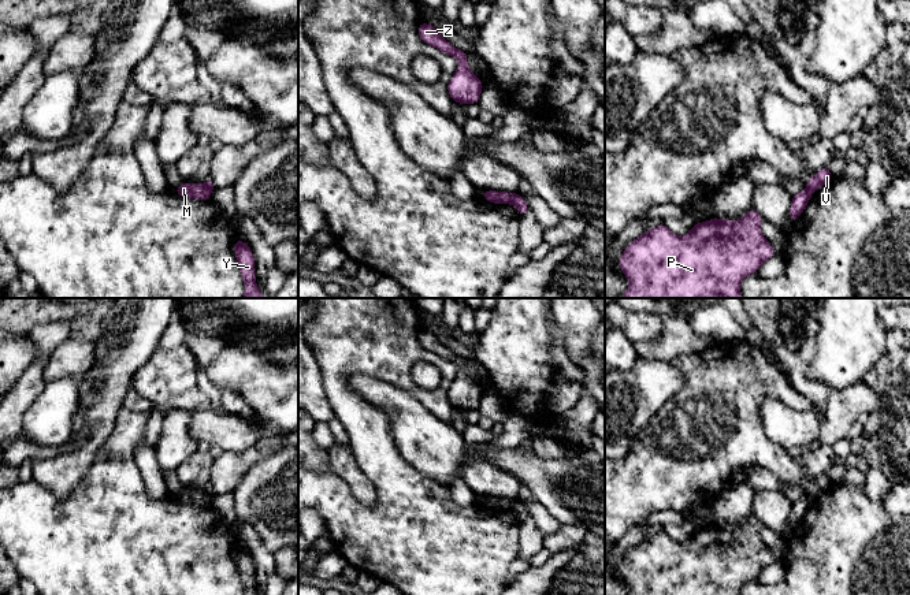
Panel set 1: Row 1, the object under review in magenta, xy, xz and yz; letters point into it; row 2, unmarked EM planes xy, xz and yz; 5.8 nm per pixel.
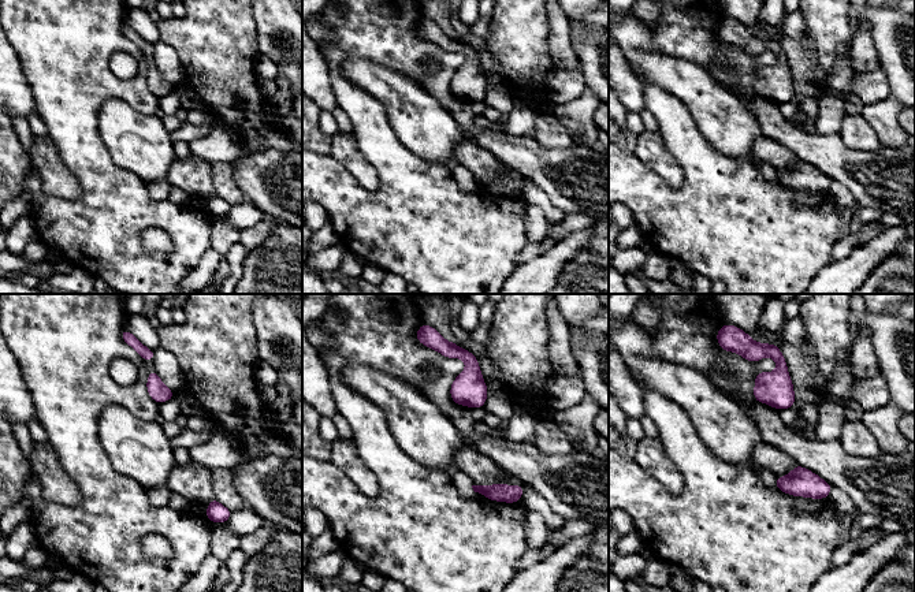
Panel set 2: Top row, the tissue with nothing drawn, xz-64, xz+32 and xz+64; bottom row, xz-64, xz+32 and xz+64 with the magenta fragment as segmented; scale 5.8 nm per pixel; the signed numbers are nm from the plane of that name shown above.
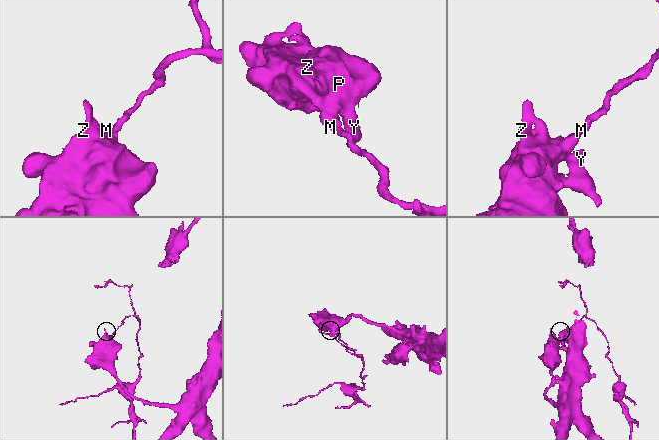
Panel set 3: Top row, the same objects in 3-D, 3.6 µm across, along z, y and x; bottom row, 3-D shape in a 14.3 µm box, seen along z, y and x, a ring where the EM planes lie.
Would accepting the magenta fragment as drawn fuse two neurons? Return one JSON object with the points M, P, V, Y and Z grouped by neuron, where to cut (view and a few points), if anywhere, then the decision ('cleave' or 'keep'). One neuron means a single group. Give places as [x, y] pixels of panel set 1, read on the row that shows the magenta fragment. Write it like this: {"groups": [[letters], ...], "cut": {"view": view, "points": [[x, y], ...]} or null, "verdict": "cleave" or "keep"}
{"groups": [["M", "P", "Y", "Z"], ["V"]], "cut": {"view": "xz", "points": [[516, 193], [509, 203]]}, "verdict": "cleave"}

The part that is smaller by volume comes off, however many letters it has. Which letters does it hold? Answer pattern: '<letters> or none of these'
V

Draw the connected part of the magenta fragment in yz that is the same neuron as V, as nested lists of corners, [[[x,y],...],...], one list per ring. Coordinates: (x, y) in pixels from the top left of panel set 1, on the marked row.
[[[822,167],[817,174],[811,175],[807,179],[807,187],[811,191],[818,190],[820,187],[825,186],[828,182],[832,181],[832,174],[829,171],[829,167]]]

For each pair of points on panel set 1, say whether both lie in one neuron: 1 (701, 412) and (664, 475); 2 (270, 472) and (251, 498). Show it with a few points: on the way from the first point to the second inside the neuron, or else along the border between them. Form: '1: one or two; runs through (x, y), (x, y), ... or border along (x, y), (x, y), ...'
1: one; runs through (693, 427), (664, 456), (664, 460)
2: one; runs through (270, 479), (257, 491)

